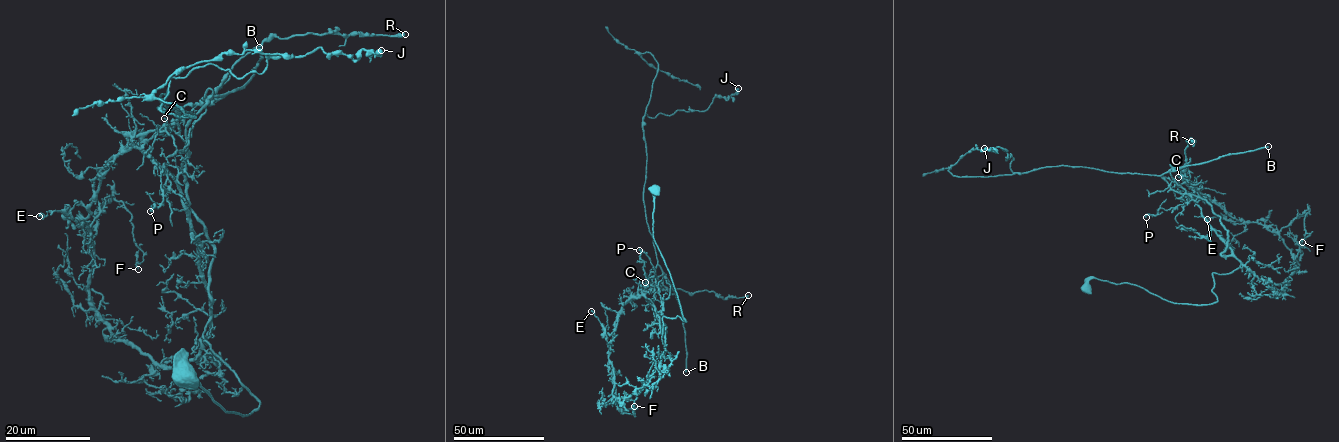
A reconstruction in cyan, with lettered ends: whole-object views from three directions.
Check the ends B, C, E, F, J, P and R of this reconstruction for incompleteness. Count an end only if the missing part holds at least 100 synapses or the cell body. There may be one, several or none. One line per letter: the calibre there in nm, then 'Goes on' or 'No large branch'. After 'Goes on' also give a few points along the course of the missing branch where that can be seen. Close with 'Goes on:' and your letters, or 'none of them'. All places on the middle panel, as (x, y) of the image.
B: Thickness 320 nm. Goes on
C: Thickness 130 nm. No large branch
E: Thickness 120 nm. No large branch
F: Thickness 200 nm. No large branch
J: Thickness 600 nm. No large branch
P: Thickness 200 nm. No large branch
R: Thickness 550 nm. No large branch
Goes on: B

